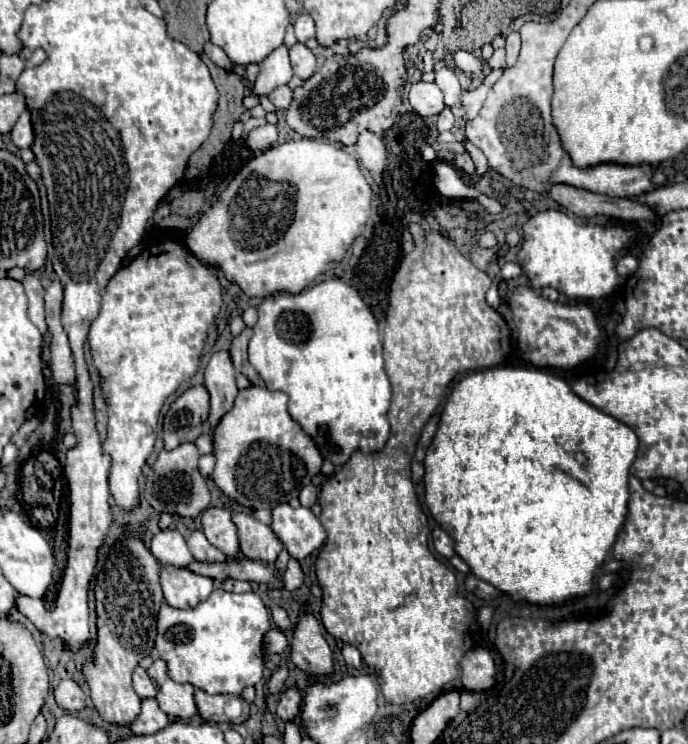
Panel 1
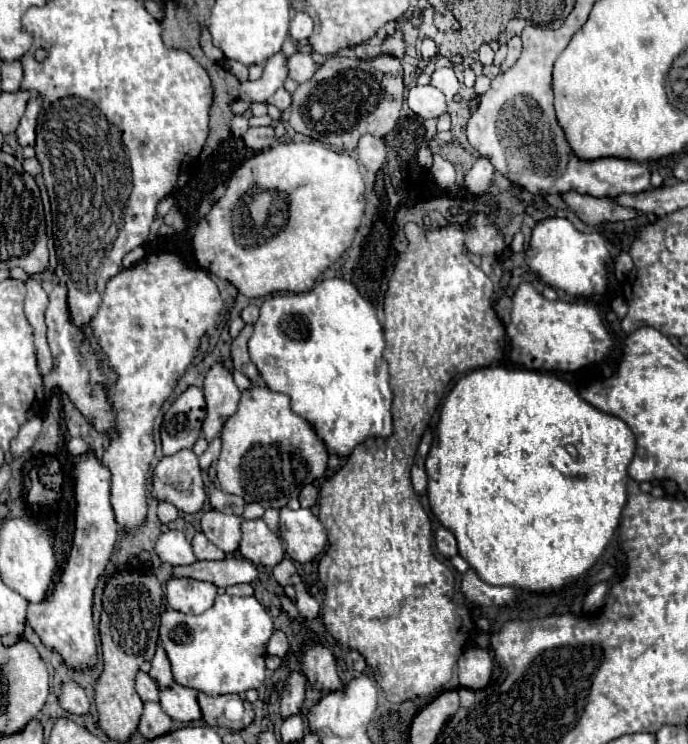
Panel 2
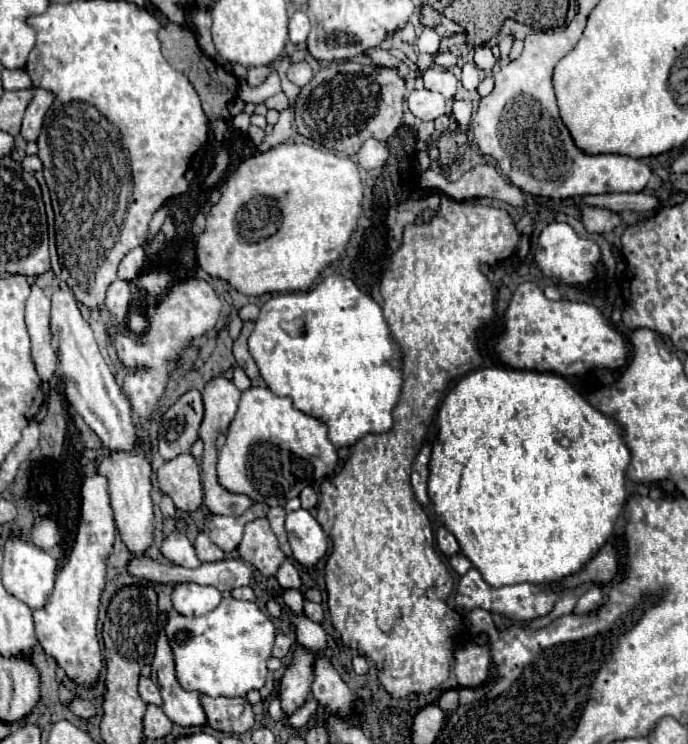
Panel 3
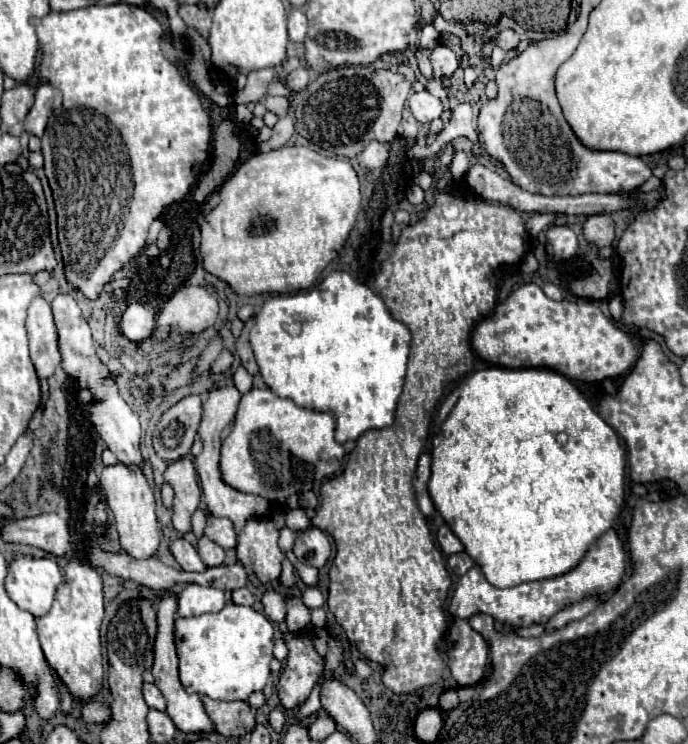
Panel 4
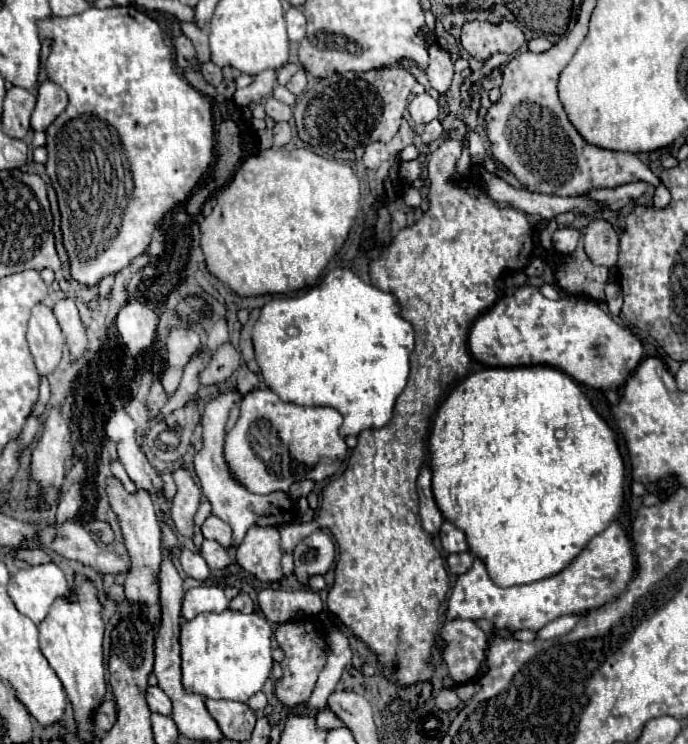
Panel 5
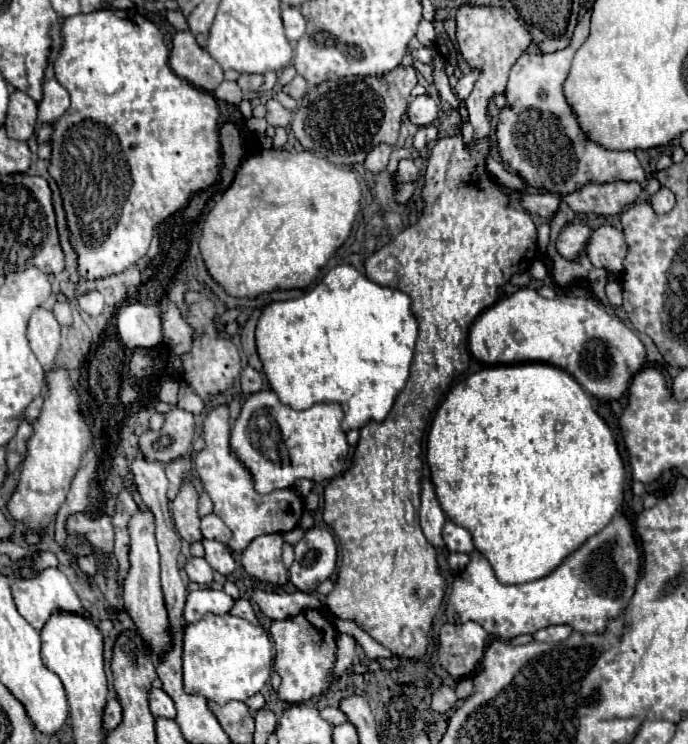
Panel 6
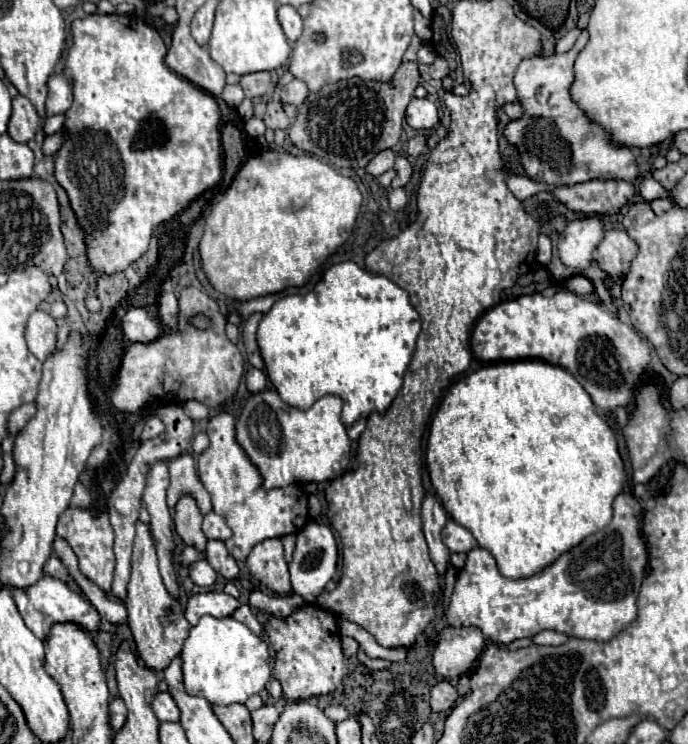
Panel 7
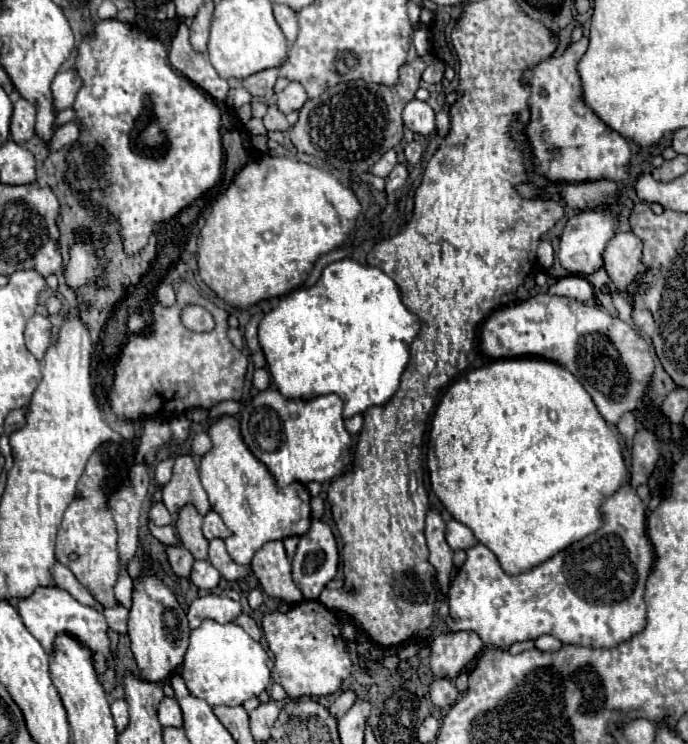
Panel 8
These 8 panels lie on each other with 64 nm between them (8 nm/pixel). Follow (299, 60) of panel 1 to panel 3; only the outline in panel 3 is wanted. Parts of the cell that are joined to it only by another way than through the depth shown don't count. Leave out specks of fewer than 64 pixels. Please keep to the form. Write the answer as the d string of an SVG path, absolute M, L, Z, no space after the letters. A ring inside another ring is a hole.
M300 60L300 62L292 62L290 64L286 76L288 76L290 82L294 82L298 86L304 86L314 76L314 72L312 72L312 66L306 60Z

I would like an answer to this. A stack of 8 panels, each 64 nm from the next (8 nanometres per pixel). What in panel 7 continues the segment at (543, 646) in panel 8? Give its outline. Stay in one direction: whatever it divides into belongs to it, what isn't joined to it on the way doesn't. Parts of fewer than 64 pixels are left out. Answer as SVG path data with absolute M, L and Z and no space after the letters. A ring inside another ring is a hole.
M542 630L532 640L536 644L564 644L564 640L568 640L568 636L564 632L556 632L556 630Z

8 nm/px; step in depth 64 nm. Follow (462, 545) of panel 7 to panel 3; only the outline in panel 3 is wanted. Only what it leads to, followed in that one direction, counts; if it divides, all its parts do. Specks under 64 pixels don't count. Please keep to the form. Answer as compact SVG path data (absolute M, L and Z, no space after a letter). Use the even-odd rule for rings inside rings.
M440 526L436 530L436 542L438 542L438 548L442 550L442 554L446 554L446 556L454 556L454 554L460 552L458 540L444 526Z

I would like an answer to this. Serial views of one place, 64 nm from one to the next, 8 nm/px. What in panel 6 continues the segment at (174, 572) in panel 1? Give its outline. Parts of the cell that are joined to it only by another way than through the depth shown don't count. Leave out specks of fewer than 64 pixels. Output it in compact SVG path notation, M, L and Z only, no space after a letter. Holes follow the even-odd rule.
M194 590L188 592L186 596L186 606L184 606L184 620L186 622L196 622L200 620L200 616L212 612L212 614L220 614L220 612L228 612L232 608L234 600L224 594L222 590Z

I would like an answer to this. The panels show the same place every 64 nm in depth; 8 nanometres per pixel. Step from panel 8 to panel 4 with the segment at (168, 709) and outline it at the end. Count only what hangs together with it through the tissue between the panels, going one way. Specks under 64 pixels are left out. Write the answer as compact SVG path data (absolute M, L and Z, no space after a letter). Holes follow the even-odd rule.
M144 682L142 692L144 692L144 700L146 700L146 704L148 704L150 708L156 708L156 710L162 710L162 712L166 710L166 700L164 700L164 696L160 694L160 690L158 690L154 684Z

